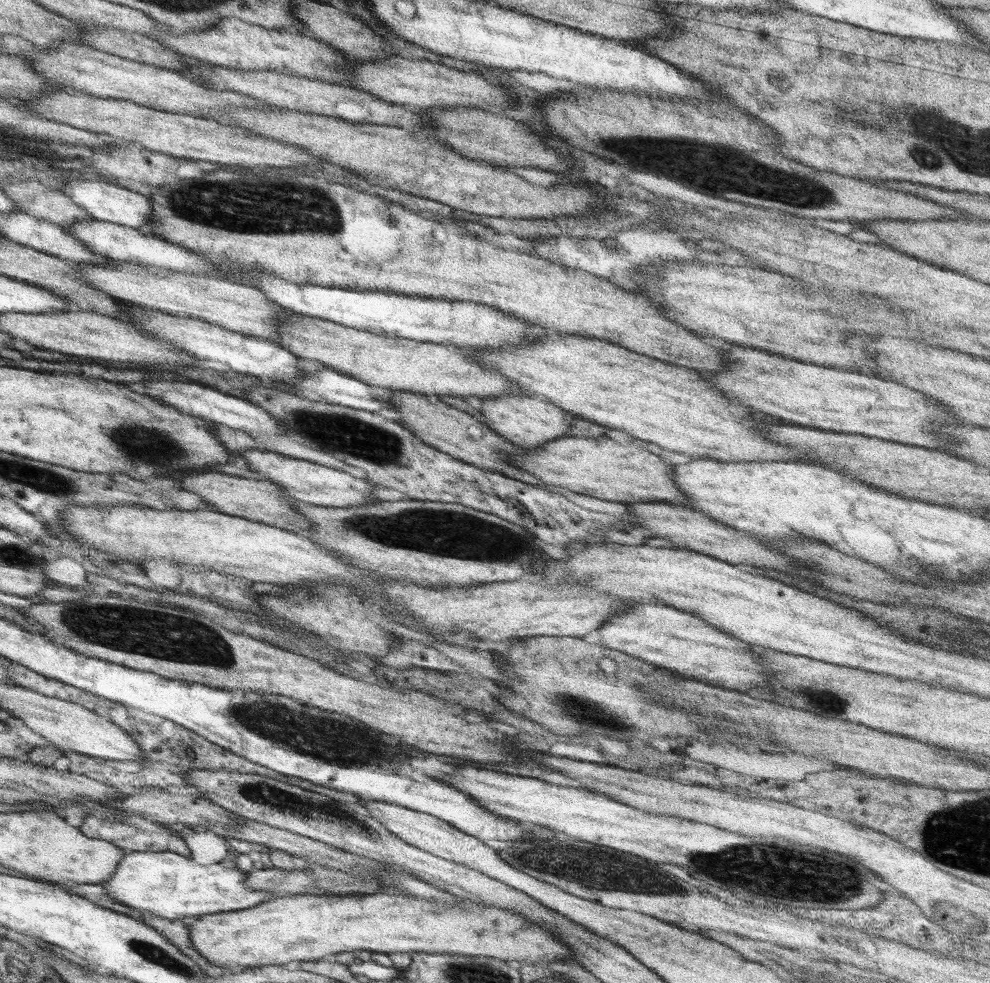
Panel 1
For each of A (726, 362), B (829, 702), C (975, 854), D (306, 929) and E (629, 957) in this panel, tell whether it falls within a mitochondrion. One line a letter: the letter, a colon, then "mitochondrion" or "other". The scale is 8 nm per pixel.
A: other
B: mitochondrion
C: mitochondrion
D: other
E: other

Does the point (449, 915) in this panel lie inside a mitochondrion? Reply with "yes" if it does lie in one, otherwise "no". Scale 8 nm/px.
no

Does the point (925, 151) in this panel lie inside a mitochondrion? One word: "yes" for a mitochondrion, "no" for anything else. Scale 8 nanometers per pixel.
yes

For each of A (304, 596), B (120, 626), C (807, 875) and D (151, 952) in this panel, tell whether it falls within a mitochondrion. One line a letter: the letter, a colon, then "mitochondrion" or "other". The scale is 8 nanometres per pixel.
A: mitochondrion
B: mitochondrion
C: mitochondrion
D: mitochondrion

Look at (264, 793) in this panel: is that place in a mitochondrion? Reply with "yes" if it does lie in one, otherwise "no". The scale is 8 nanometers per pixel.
yes

